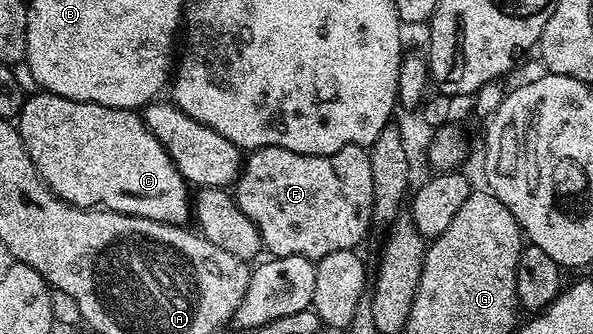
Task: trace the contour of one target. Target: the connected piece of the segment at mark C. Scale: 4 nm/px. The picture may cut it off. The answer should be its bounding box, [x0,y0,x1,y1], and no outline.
[18,92,194,226]

